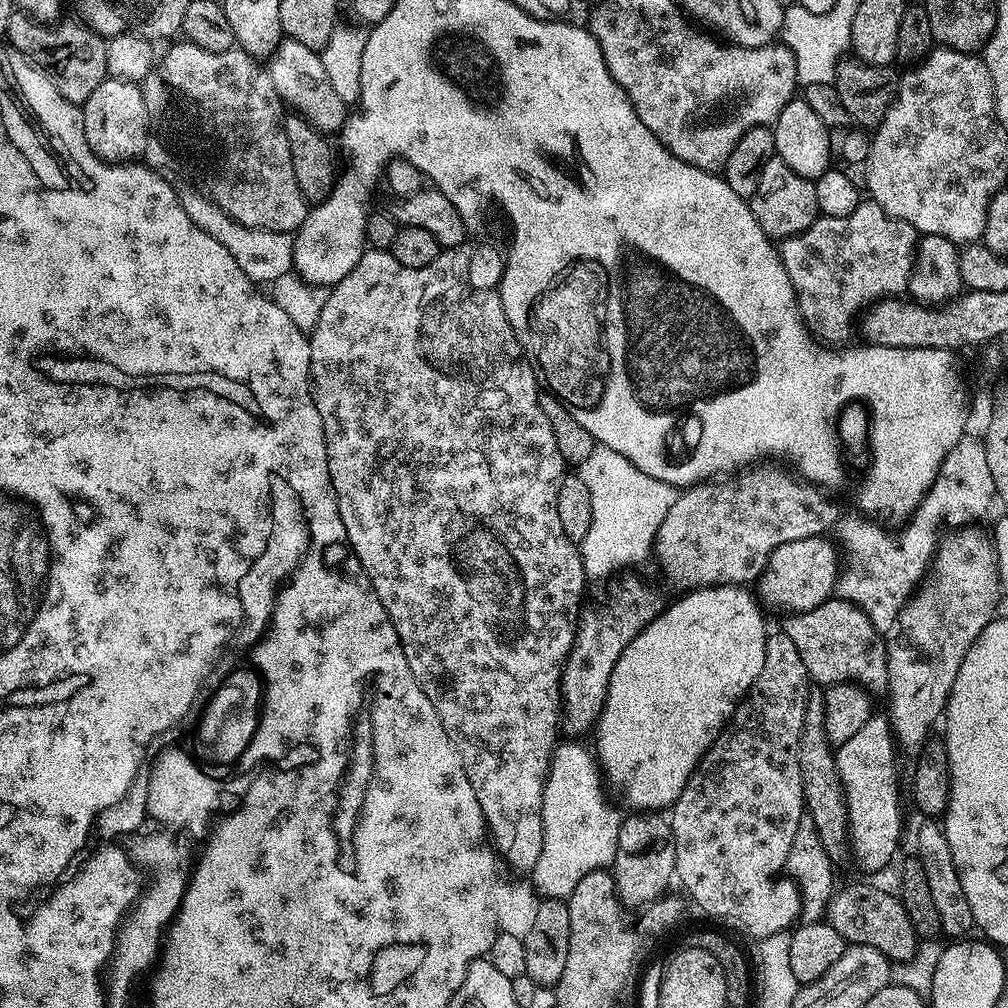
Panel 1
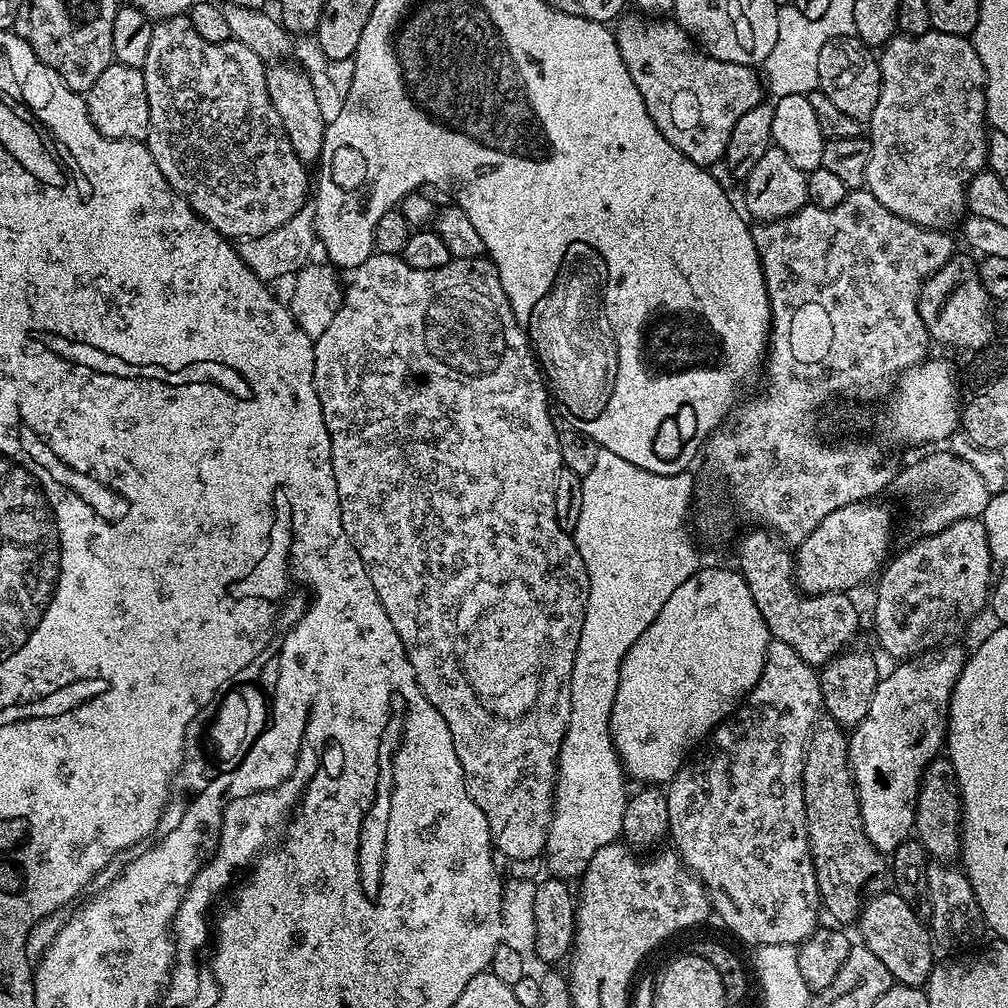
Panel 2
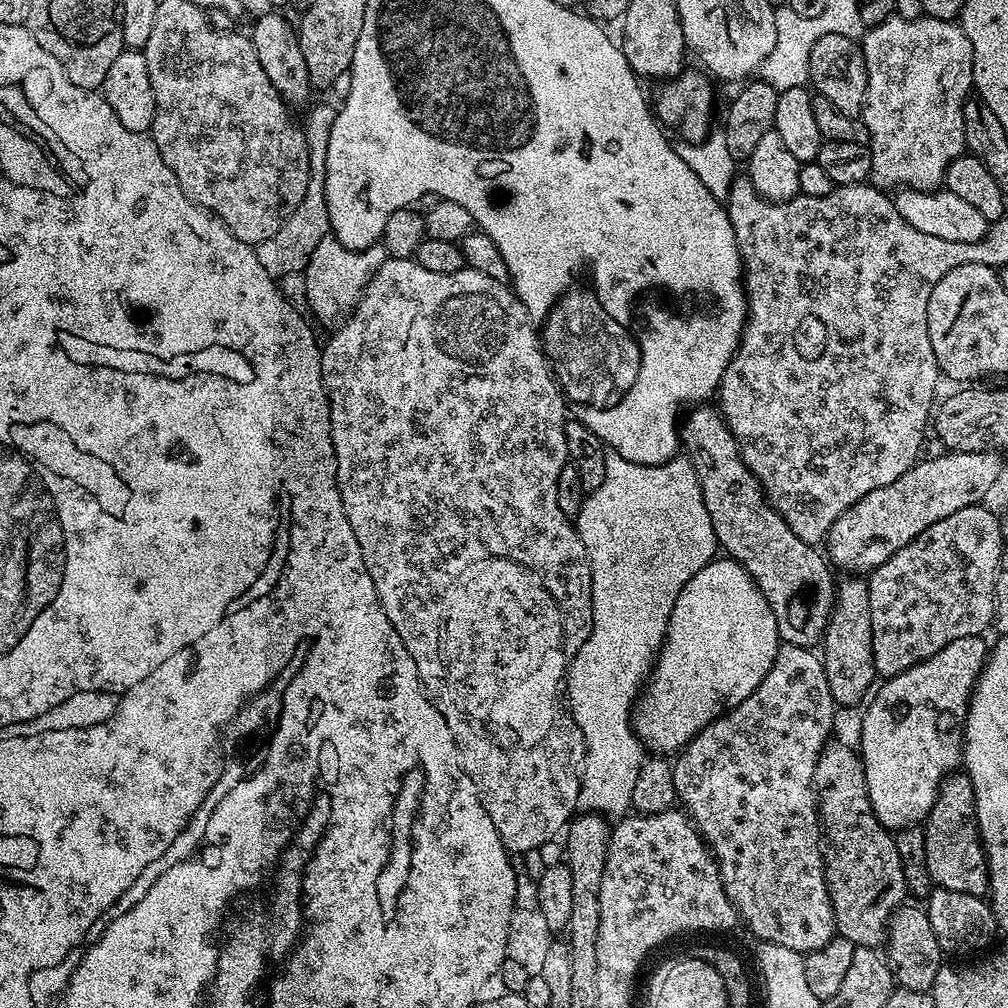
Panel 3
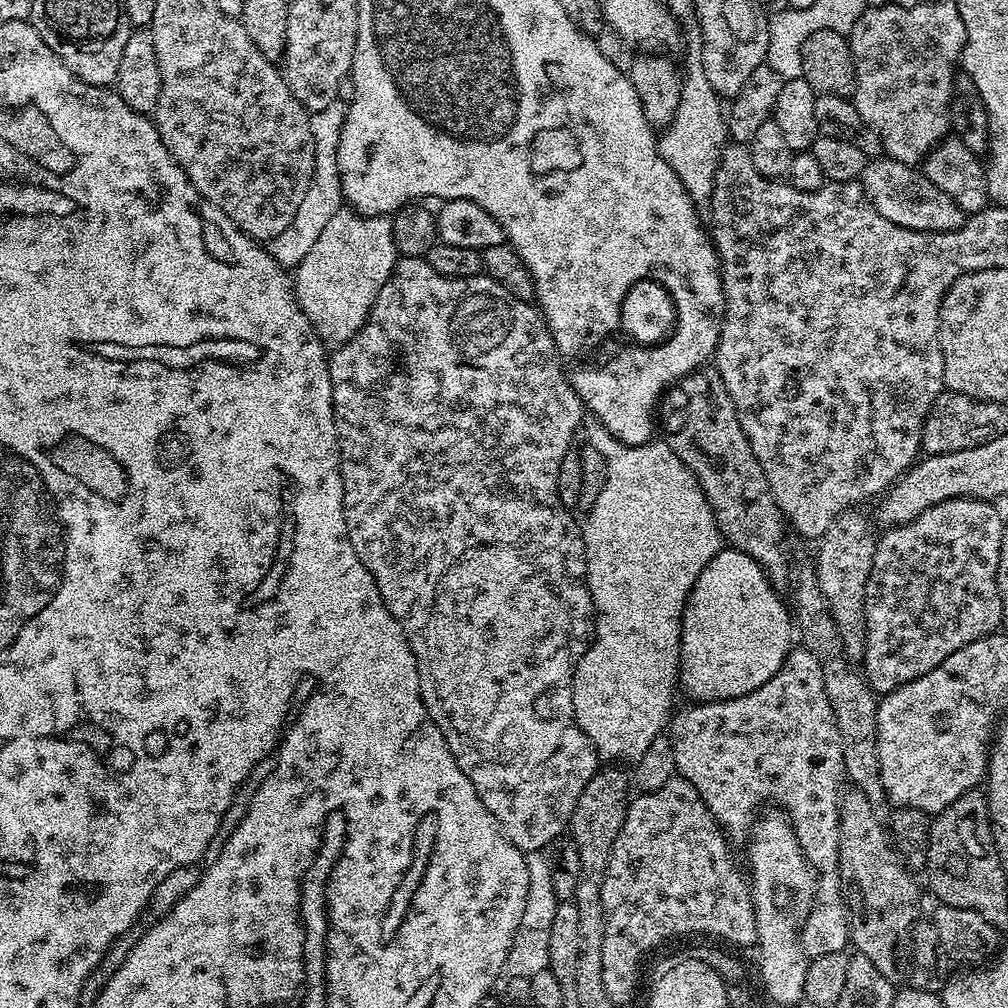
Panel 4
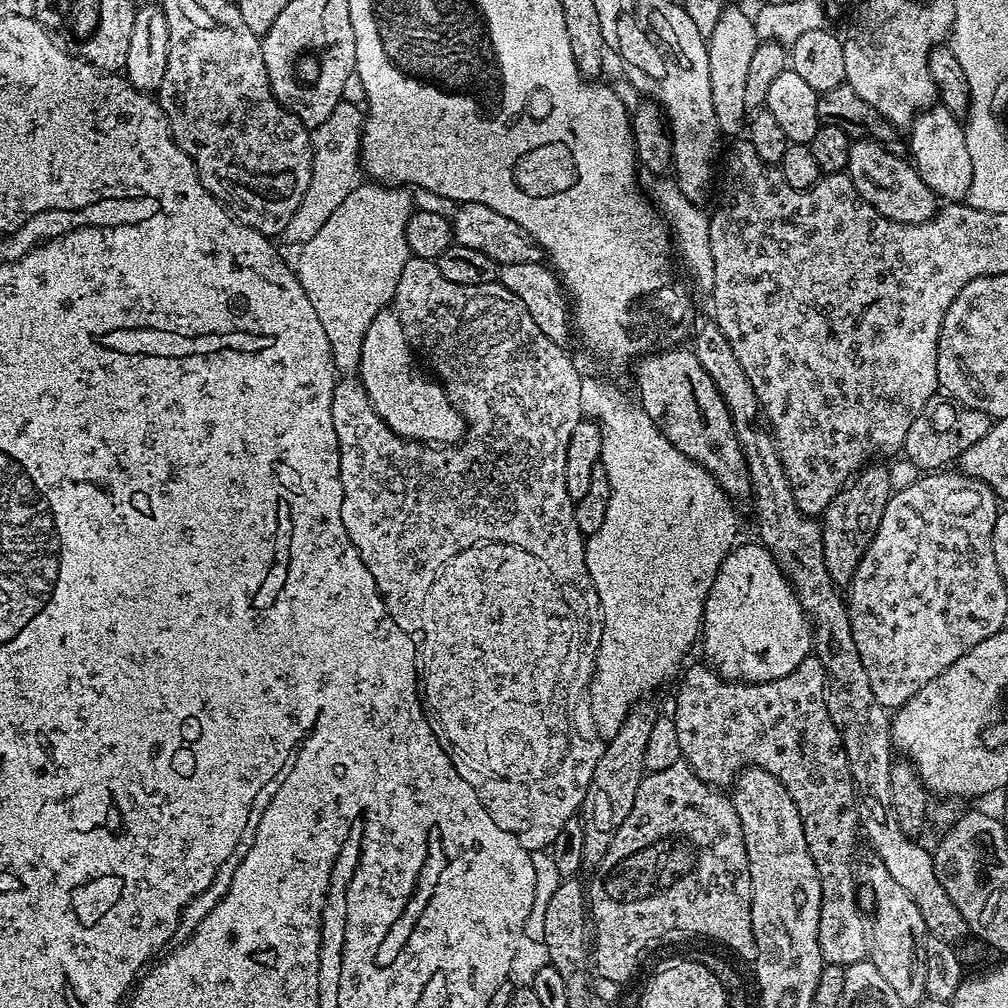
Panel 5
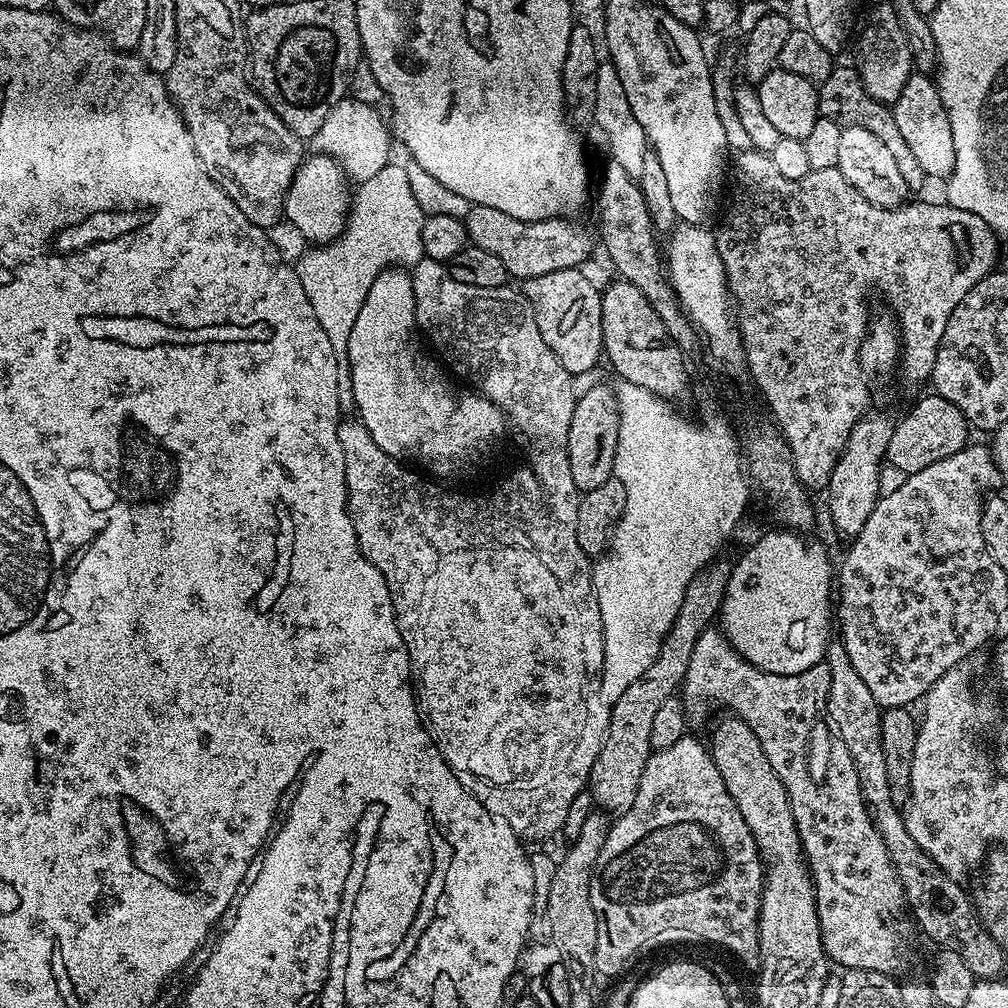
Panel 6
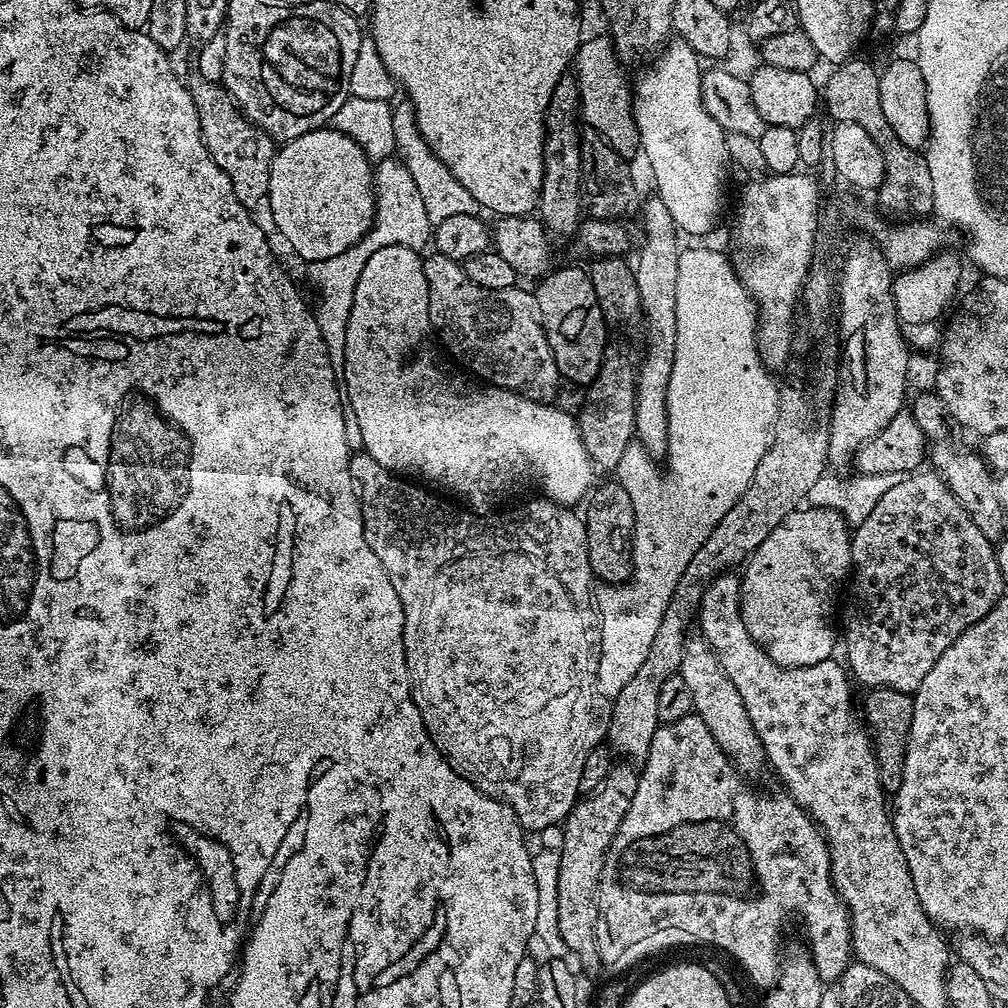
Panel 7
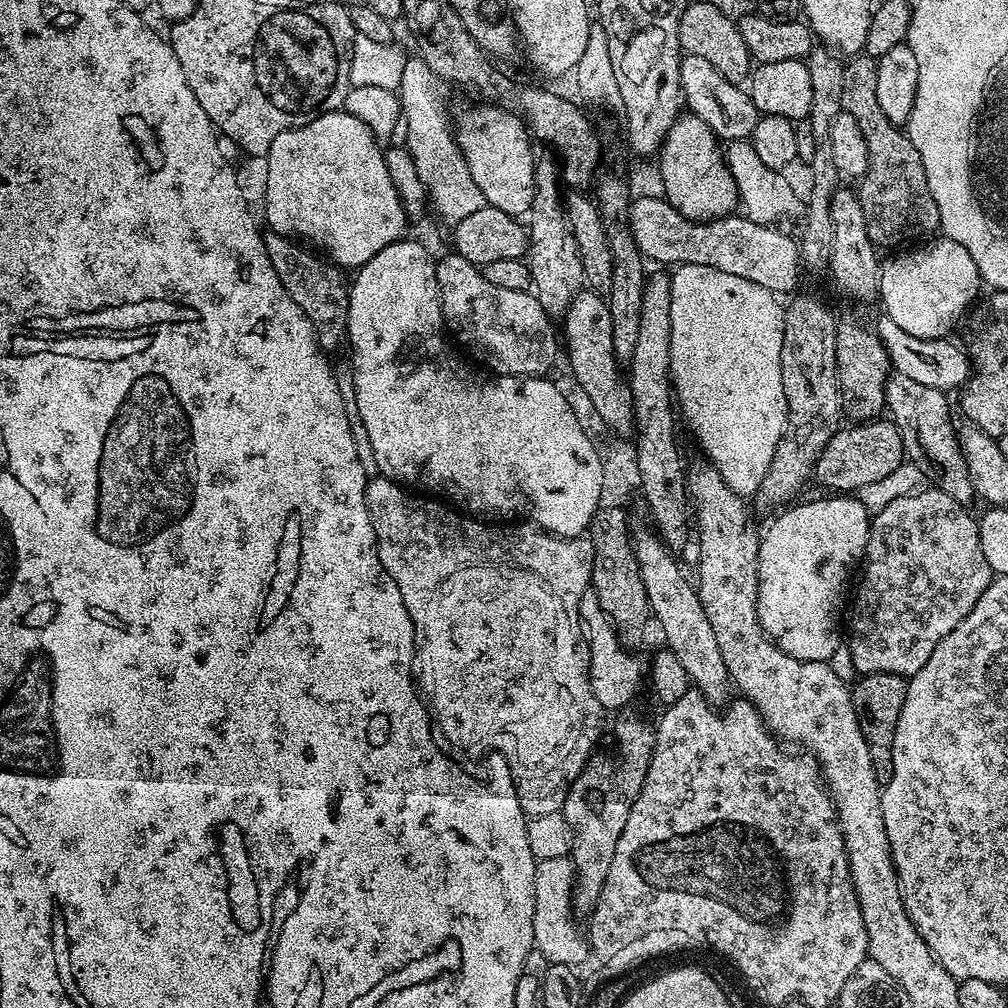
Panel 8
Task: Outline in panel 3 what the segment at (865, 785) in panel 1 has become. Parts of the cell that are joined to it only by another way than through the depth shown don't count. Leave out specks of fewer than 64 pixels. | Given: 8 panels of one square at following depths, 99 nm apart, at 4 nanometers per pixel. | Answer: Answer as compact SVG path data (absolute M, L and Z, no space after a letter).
M983 635L954 638L954 642L938 650L938 654L910 666L910 670L902 670L902 674L887 677L871 693L867 701L868 709L860 720L858 751L866 770L870 806L874 806L874 814L883 828L899 830L923 825L924 819L934 806L945 776L961 767L964 755L964 719L968 713L968 702L972 698L976 679L988 660L990 644L984 639Z

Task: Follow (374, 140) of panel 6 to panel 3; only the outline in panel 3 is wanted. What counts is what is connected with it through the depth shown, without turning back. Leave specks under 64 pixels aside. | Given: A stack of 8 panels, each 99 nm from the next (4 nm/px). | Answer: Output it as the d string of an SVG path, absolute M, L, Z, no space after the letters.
M314 104L307 109L309 110L308 117L302 120L310 162L306 198L302 198L298 210L294 210L294 214L290 214L290 218L282 222L278 234L270 234L270 238L255 245L258 262L262 262L262 266L266 266L268 273L277 278L288 276L291 272L303 273L304 268L310 262L310 254L314 254L315 248L318 247L318 242L322 242L322 238L330 234L330 210L326 210L326 190L324 189L326 146L330 146L330 126L334 126L337 109L331 108L328 104Z

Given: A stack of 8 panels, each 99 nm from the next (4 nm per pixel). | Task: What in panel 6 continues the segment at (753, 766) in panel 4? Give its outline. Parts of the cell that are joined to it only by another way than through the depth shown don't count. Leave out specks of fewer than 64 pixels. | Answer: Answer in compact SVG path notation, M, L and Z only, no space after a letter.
M710 626L700 633L698 642L694 642L694 654L690 654L690 666L686 666L684 683L682 685L682 699L689 717L695 718L704 712L707 704L721 704L724 710L731 715L737 716L762 742L762 750L766 750L766 758L770 758L770 766L774 766L774 774L782 778L782 786L786 786L792 798L792 810L796 814L796 829L800 835L800 844L804 848L804 858L808 861L808 871L812 874L812 882L816 885L816 909L818 910L818 922L820 923L820 933L822 934L822 946L824 953L828 955L829 961L833 965L841 964L841 969L847 970L874 970L878 974L899 977L899 972L904 972L916 960L916 936L917 929L910 919L909 909L906 907L904 898L904 887L894 870L894 862L890 862L890 854L886 850L886 844L882 842L882 836L874 826L874 822L868 813L866 802L862 798L862 786L858 782L858 770L850 758L850 750L836 735L828 718L828 695L830 694L830 670L827 664L821 662L810 666L810 670L802 670L802 674L770 674L758 670L750 662L746 662L730 646L728 639L724 637L723 631L719 627Z

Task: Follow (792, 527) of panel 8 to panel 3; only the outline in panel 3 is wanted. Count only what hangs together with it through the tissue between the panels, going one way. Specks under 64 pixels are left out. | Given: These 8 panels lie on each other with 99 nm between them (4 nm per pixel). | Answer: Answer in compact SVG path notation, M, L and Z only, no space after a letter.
M713 558L682 586L682 594L678 594L670 614L664 645L634 705L632 728L649 753L675 753L689 744L710 721L750 698L762 678L766 678L780 649L778 622L774 622L774 610L770 610L766 598L762 598L762 590L758 590L737 560L720 559Z

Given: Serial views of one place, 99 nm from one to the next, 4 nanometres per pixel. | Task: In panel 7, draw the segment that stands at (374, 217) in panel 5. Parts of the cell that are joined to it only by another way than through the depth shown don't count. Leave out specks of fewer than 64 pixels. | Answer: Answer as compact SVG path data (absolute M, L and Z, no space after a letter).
M397 158L379 161L374 168L374 183L376 217L369 232L354 246L350 246L350 250L334 258L311 261L307 265L308 280L316 287L316 296L320 299L314 304L316 321L322 330L332 368L337 374L343 373L346 366L346 322L350 322L350 310L354 306L354 286L358 286L358 278L366 262L370 262L370 254L382 250L382 246L424 250L434 236L434 226L426 216L425 203L422 202L417 183L403 161Z

